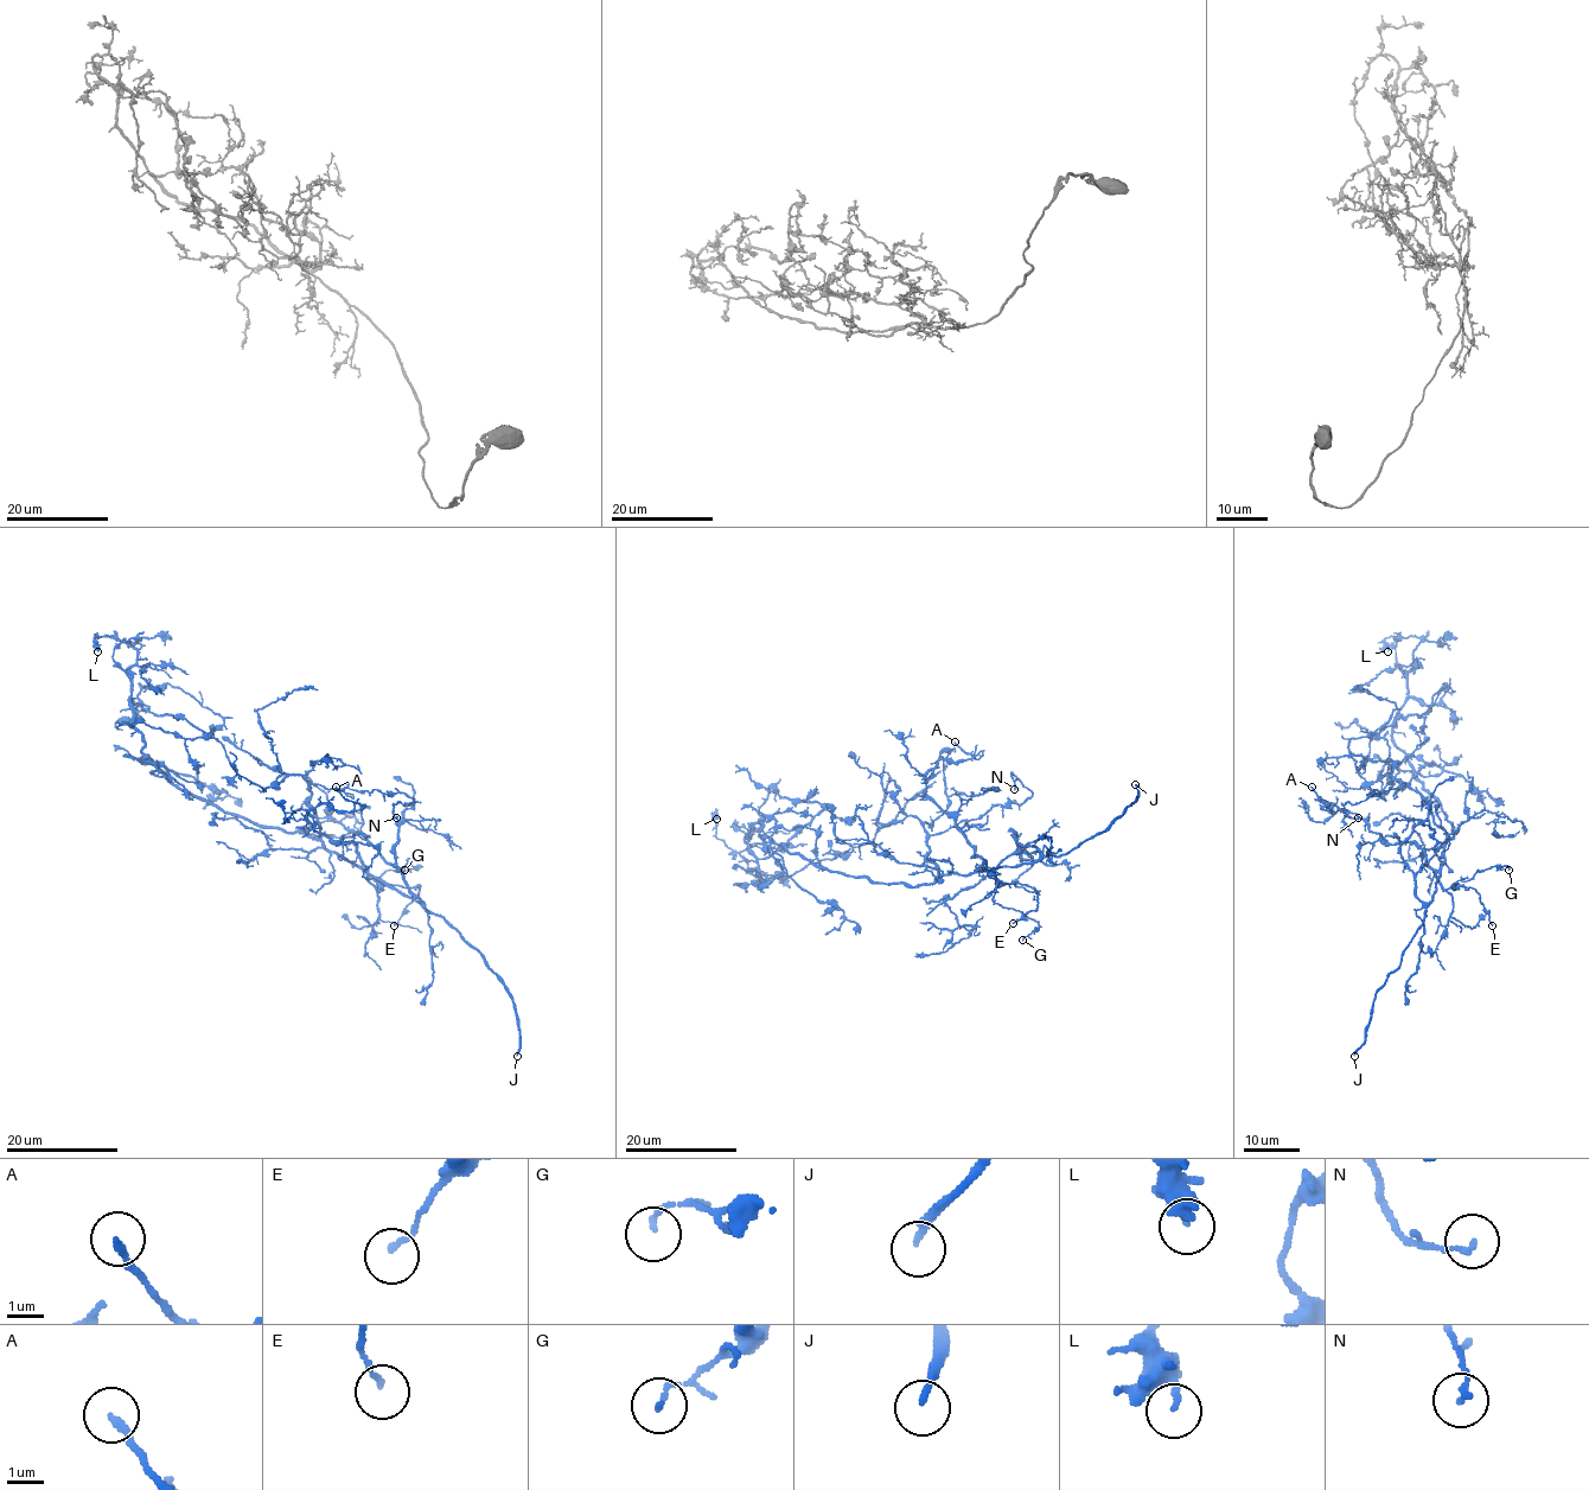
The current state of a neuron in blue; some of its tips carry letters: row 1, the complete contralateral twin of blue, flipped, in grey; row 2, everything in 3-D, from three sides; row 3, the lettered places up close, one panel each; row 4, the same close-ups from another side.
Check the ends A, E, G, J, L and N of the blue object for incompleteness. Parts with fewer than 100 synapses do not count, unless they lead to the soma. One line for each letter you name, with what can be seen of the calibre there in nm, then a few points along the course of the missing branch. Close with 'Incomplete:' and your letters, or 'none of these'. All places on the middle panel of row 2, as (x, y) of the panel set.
J: 190 nm | (1135, 784), (1138, 775), (1134, 763), (1189, 688), (1195, 672), (1205, 664), (1225, 662)
Incomplete: J

